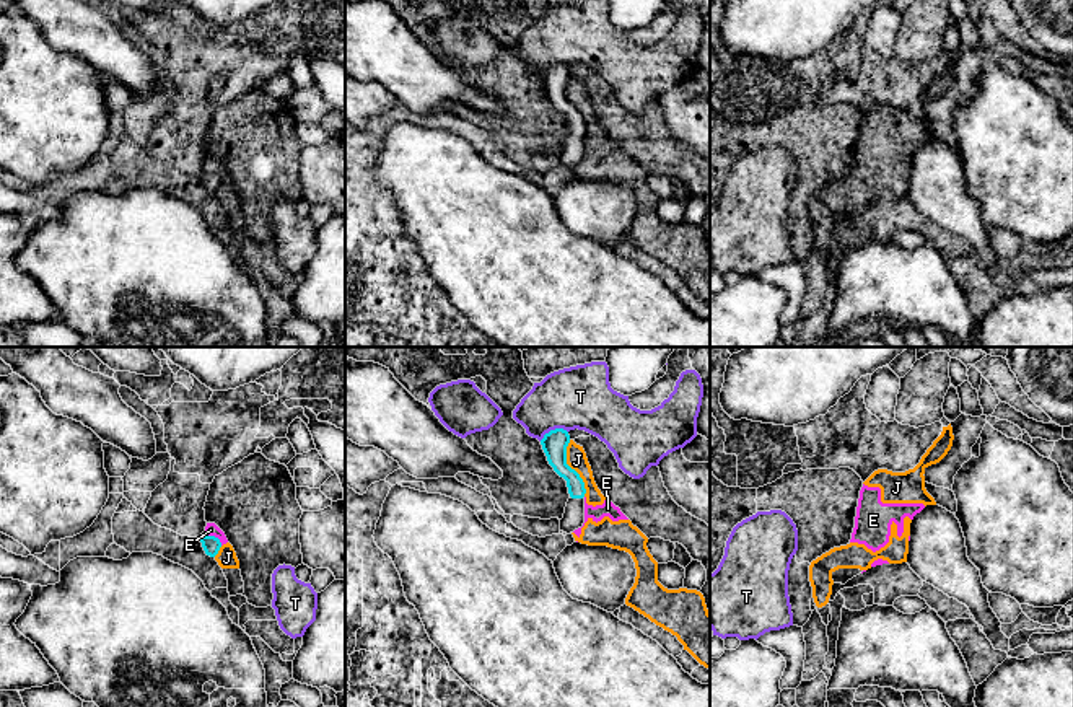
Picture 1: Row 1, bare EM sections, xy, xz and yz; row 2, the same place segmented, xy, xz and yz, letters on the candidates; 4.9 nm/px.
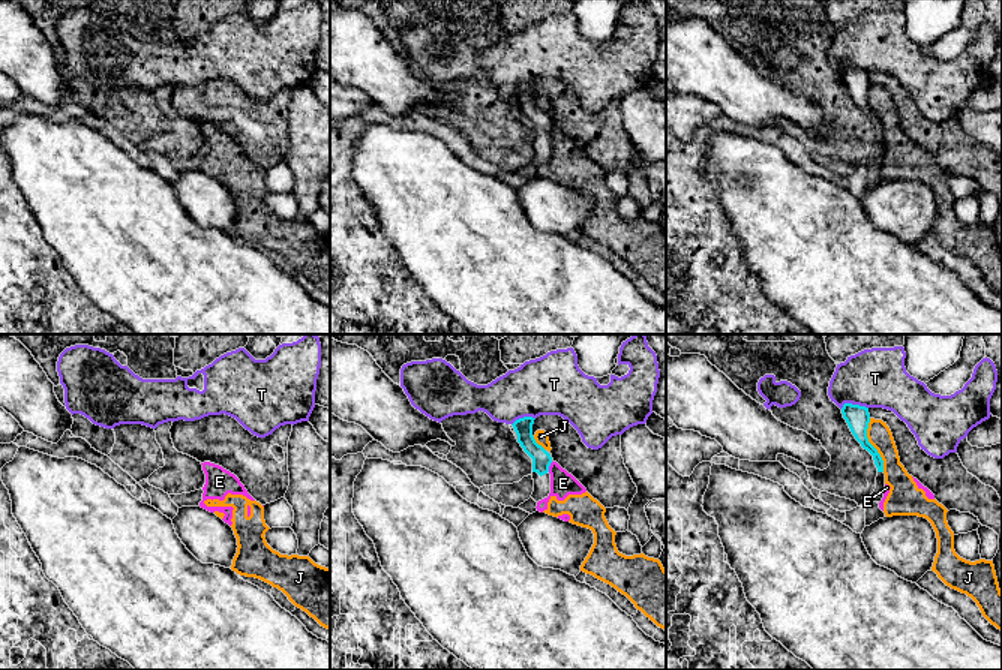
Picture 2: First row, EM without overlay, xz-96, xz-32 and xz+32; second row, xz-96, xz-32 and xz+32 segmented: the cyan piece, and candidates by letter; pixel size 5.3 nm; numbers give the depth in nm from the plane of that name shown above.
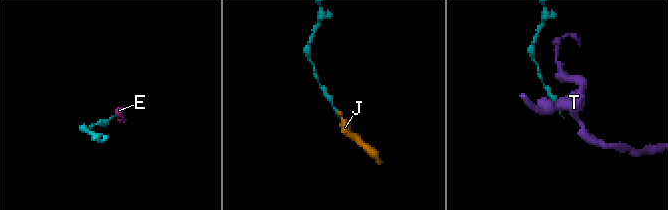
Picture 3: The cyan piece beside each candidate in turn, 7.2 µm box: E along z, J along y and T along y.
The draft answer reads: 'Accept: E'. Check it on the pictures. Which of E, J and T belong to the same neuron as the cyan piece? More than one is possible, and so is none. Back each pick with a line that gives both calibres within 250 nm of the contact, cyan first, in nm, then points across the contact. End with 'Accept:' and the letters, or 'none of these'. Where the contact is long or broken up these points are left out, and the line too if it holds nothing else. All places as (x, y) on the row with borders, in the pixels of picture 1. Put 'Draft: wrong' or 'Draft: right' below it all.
Accept: none of these
Draft: wrong

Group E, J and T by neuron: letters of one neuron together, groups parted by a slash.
E J / T

